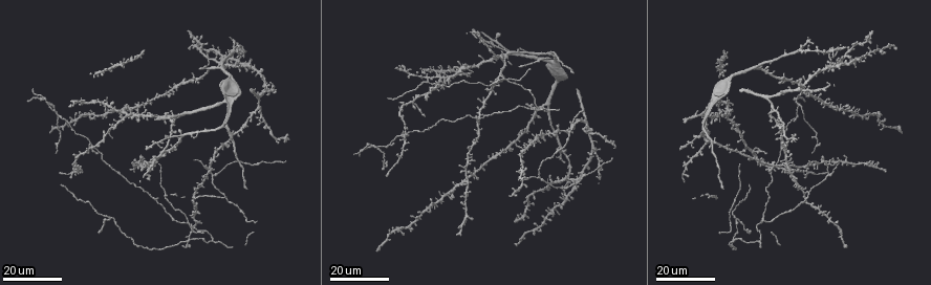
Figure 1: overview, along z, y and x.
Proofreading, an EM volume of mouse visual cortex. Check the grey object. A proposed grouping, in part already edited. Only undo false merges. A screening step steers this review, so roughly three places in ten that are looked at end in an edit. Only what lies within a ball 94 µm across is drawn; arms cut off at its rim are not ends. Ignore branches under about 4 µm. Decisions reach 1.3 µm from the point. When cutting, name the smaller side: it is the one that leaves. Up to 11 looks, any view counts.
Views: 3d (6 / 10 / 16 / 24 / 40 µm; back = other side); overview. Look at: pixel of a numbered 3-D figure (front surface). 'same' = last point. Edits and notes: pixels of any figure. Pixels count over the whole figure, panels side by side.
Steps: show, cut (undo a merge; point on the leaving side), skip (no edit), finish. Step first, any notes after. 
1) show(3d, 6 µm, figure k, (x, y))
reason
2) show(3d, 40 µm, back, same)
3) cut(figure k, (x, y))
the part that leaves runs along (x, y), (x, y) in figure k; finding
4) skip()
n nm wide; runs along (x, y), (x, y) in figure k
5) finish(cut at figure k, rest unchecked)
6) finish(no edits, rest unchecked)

show(3d, 16 µm, figure 1, (75, 130))
a narrow waist

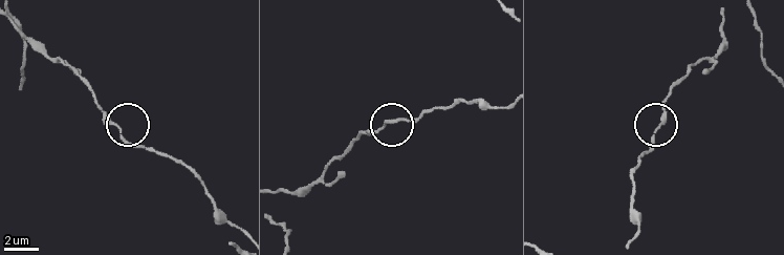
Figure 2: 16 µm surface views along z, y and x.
show(3d, 6 µm, figure 2, (655, 132))
zoom in

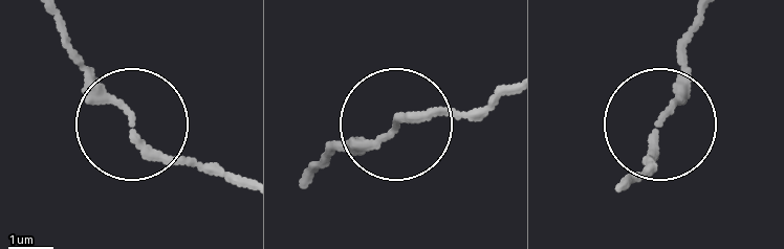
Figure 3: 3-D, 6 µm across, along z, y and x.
skip()
180 nm wide; continuous, no second cell

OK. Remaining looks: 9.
show(3d, 16 µm, figure 1, (436, 84))
two arms in line, one across

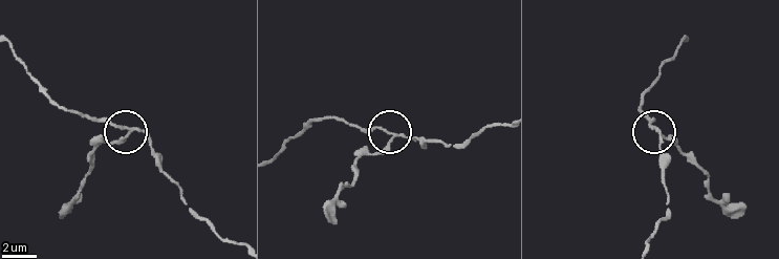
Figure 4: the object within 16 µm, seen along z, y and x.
show(3d, 10 µm, figure 4, (130, 132))

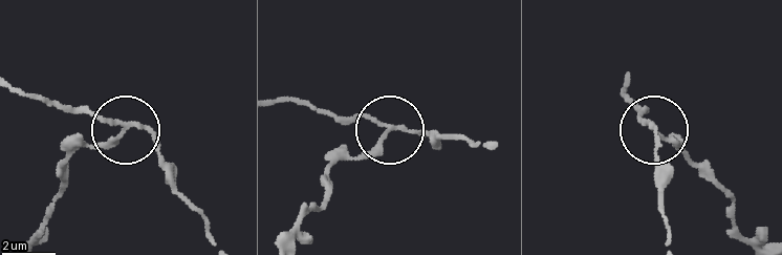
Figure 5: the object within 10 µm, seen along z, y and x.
show(3d, 6 µm, figure 5, (121, 132))

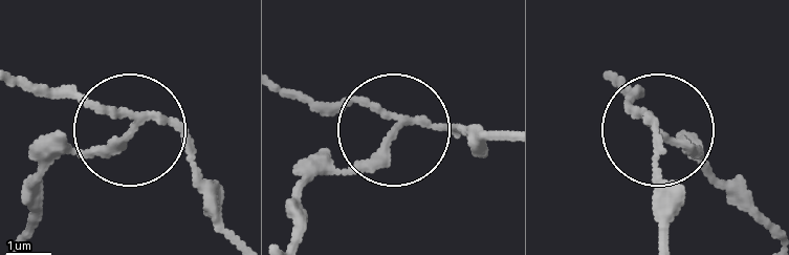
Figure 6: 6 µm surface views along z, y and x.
skip()
3 arms; all the same cell

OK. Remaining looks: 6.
show(3d, 16 µm, figure 1, (528, 150))
a fork

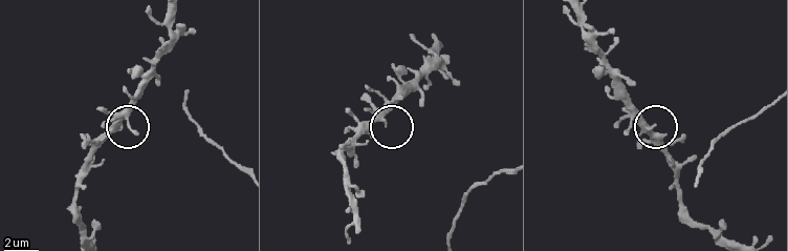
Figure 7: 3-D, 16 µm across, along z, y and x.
show(3d, 6 µm, figure 7, (380, 118))

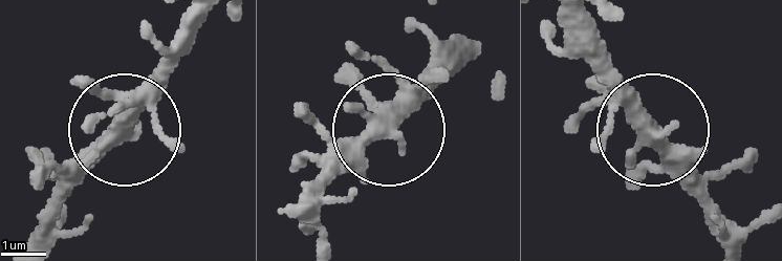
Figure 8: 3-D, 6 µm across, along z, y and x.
skip()
side arm 32 µm; runs along (197, 22), (152, 102), (43, 211) in figure 8; all the same cell

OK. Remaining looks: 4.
show(3d, 24 µm, figure 1, (485, 98))

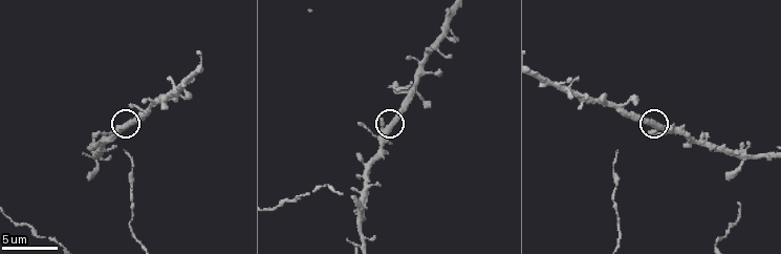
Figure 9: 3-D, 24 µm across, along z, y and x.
show(3d, 6 µm, figure 9, (382, 127))

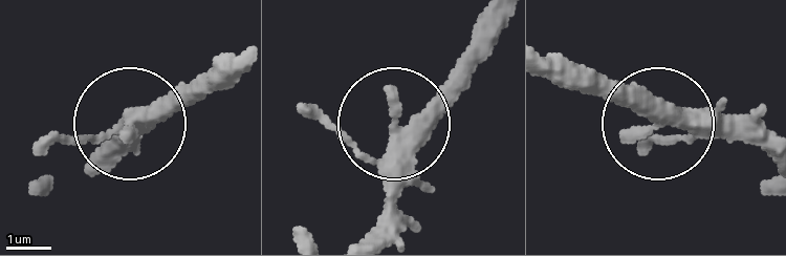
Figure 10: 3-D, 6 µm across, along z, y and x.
show(3d, 6 µm, back, figure 10, (661, 123))

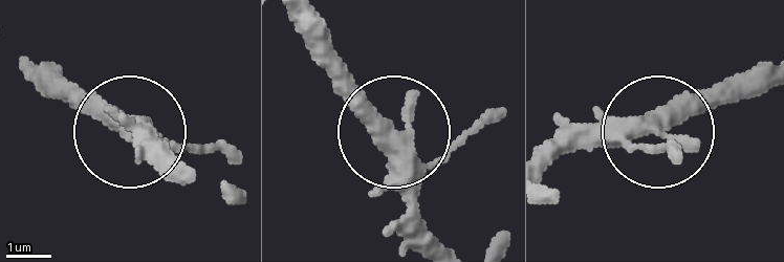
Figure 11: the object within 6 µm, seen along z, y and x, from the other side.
skip()
340 nm wide; runs along (762, 64), (630, 139), (679, 162) in figure 11; one cell here

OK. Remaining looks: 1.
finish(no edits, rest unchecked)

